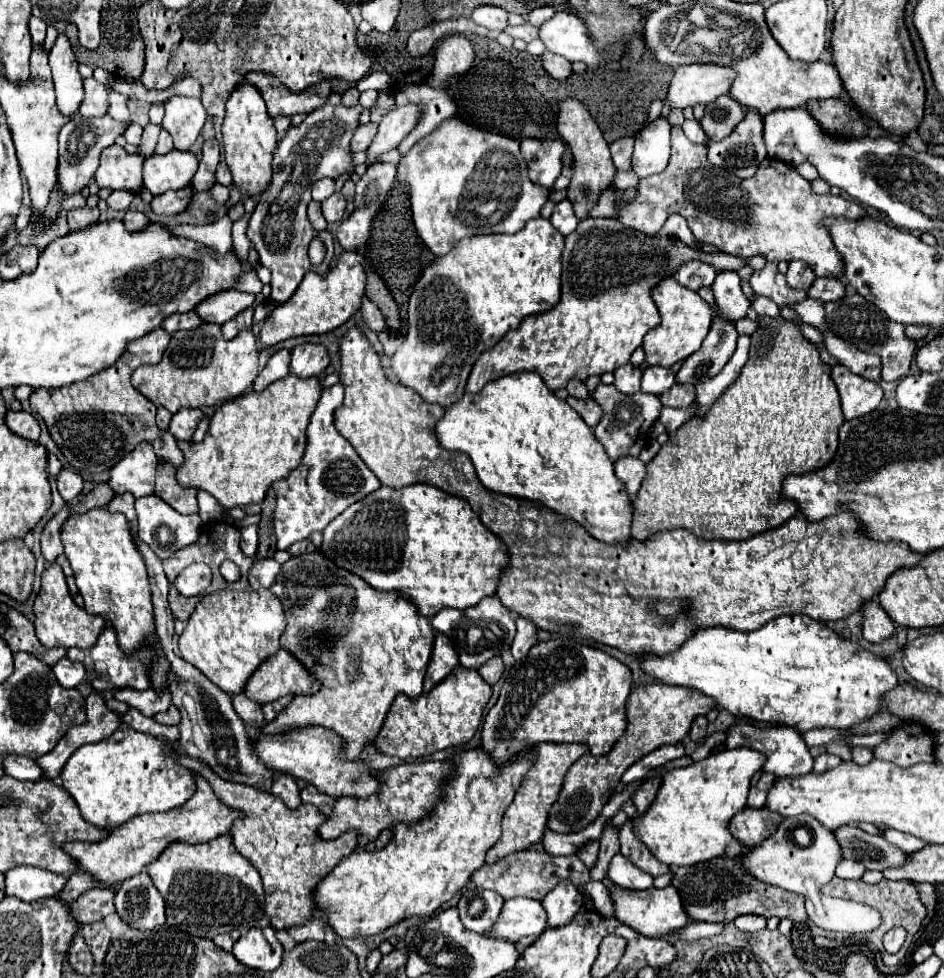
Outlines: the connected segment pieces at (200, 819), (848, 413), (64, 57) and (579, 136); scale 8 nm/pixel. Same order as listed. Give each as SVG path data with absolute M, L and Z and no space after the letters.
M195 775L195 779L197 779L197 791L193 799L189 799L189 803L157 815L137 815L137 819L129 819L129 823L123 823L121 827L111 831L107 839L99 843L83 843L83 841L67 843L65 851L79 861L81 871L91 873L105 887L113 887L133 875L139 875L145 865L157 859L157 855L161 855L161 851L177 839L187 843L205 843L221 833L227 833L233 821L243 817L241 811L229 809L225 803L221 803L221 799L217 799L217 795L213 793L211 785L203 775Z
M835 365L831 369L831 379L837 385L845 419L855 419L871 413L877 409L883 397L879 383L861 379L861 375L853 375L845 365Z
M61 33L49 53L49 65L53 71L57 107L65 115L73 115L83 99L83 79L77 69L77 59L69 37Z
M565 99L565 103L561 103L561 107L559 107L559 127L557 129L559 129L559 135L565 139L565 143L571 147L573 157L575 157L575 167L573 167L575 173L573 173L573 179L569 185L567 199L573 203L577 219L583 221L589 217L589 211L597 205L601 193L607 189L615 189L617 169L611 161L609 145L603 139L603 133L599 131L597 123L593 121L593 117L589 115L589 111L585 109L583 103L579 103L575 99Z

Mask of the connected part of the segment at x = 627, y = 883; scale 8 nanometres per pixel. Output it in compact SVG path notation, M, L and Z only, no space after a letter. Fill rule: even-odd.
M621 853L611 859L609 877L615 885L625 889L641 891L641 889L653 887L653 877L645 875L643 871L637 871L637 867L633 867L633 863L629 863L629 859L625 859Z

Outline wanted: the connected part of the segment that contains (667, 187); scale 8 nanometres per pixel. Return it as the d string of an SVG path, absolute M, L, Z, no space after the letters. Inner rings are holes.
M681 127L671 129L671 159L663 173L645 177L639 183L637 197L623 209L619 209L619 221L625 227L633 227L645 235L655 235L665 225L667 217L677 211L683 213L691 233L697 241L711 243L719 251L725 251L729 255L747 259L753 255L763 255L767 261L803 261L807 263L817 277L841 277L843 273L843 261L839 251L833 247L833 239L829 235L829 229L823 225L827 217L845 217L845 219L863 219L869 213L857 203L847 201L841 195L815 195L811 191L811 183L803 179L793 165L781 163L779 159L763 159L755 177L741 179L731 173L725 173L717 167L713 167L707 161L707 145L691 143Z

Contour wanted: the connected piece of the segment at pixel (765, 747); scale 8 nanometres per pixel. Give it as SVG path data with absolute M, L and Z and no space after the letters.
M739 715L735 721L727 727L727 739L725 745L731 747L751 747L767 757L763 771L773 773L777 777L797 777L805 775L809 769L813 769L813 757L809 753L809 747L805 745L803 735L799 731L789 731L789 727L757 727L753 725L753 719Z

